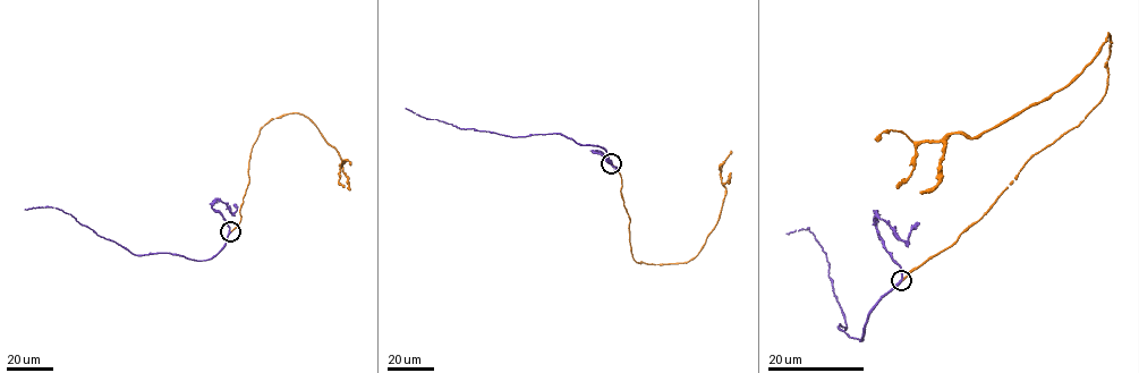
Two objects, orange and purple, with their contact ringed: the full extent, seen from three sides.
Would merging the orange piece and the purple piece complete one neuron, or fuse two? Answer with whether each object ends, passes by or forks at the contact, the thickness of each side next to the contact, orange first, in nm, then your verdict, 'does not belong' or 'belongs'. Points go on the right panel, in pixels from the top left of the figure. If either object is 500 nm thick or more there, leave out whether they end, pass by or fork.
orange ends there; purple passes by; 200 nm thick on the orange side, 260 nm on the other; belongs

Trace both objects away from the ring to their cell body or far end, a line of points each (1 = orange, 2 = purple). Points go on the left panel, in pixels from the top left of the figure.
1: (230, 232), (240, 221), (252, 146), (269, 121), (303, 115), (345, 161), (340, 164), (346, 159), (350, 164)
2: (230, 232), (219, 252), (203, 260), (170, 253), (134, 254), (62, 210), (45, 206), (24, 210)

